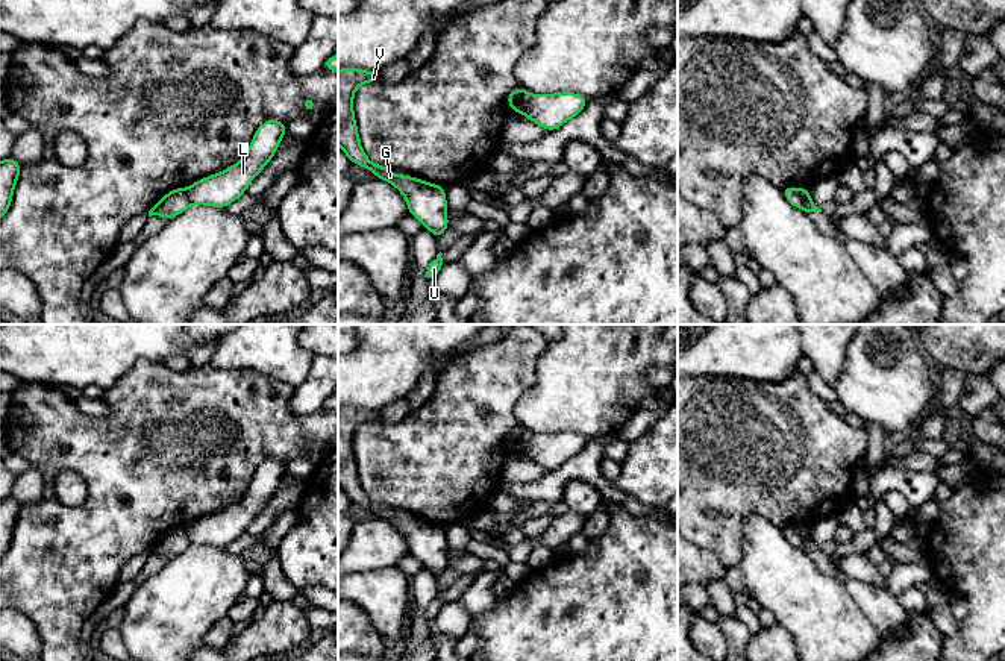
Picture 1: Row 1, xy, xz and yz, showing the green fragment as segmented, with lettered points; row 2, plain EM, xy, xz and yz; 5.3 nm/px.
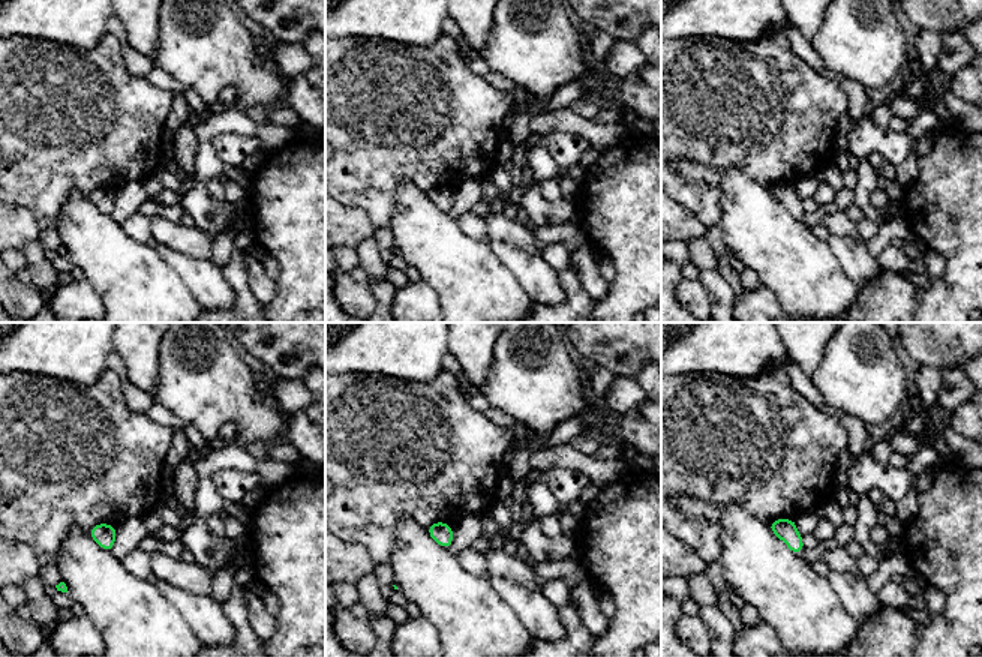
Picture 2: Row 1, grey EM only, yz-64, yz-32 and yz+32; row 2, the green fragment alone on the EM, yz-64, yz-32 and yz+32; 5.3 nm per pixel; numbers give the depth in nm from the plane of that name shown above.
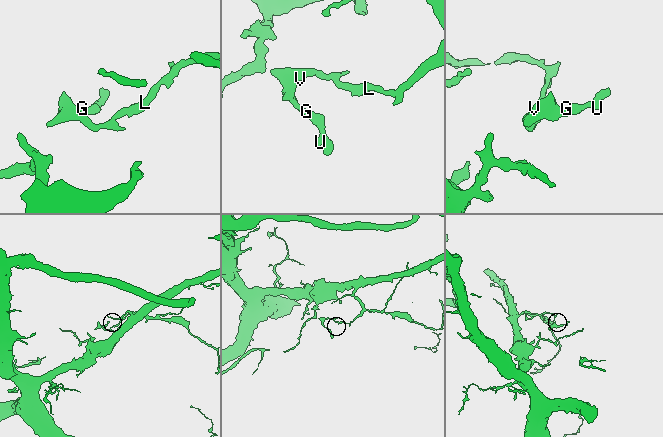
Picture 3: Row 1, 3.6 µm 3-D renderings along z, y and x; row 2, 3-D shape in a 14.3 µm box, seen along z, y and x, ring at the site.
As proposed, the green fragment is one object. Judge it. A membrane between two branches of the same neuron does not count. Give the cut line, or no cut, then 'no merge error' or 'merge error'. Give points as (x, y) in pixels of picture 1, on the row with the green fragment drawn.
yz (796, 188), (805, 209) | merge error

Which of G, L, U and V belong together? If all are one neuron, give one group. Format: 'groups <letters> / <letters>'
groups G U V / L

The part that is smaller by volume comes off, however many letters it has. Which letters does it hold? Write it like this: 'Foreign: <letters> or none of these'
Foreign: G, U, V

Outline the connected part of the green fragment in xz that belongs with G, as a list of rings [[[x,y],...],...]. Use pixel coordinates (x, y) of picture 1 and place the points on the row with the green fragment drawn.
[[[338,70],[338,146],[350,162],[371,170],[374,177],[394,185],[403,194],[409,214],[440,240],[449,227],[444,186],[418,177],[394,174],[388,167],[371,162],[361,147],[352,103],[356,88],[370,82],[379,82],[379,71]]]

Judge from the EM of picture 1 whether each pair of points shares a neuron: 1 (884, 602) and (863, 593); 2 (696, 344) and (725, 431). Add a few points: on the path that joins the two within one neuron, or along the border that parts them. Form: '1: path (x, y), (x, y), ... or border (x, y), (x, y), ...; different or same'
1: path (879, 602), (873, 602), (867, 596); same
2: border (693, 376), (738, 376), (742, 379); different

